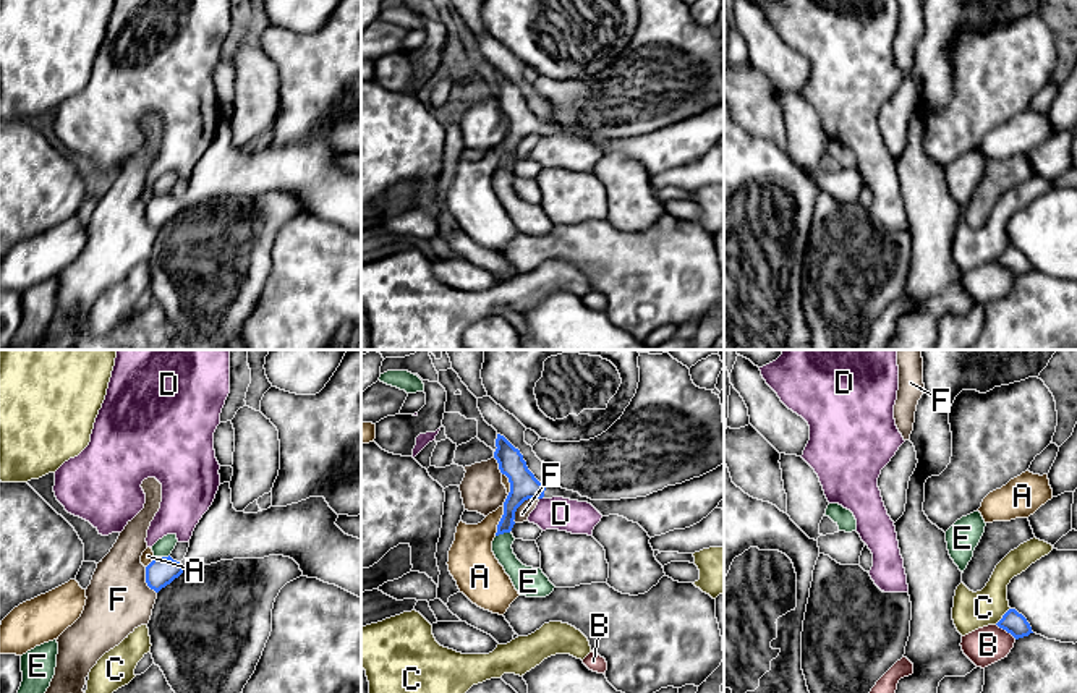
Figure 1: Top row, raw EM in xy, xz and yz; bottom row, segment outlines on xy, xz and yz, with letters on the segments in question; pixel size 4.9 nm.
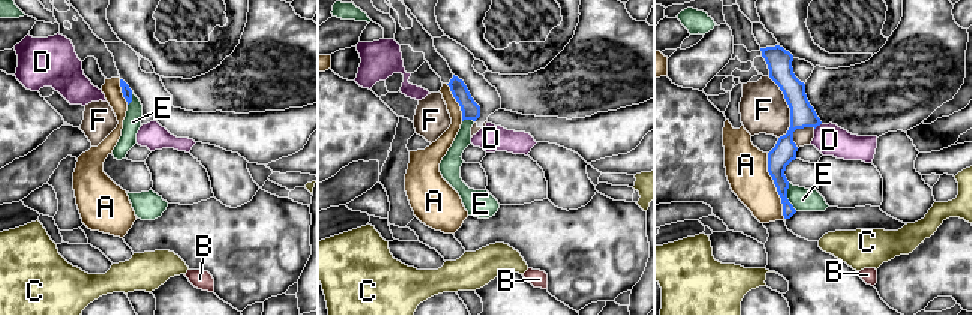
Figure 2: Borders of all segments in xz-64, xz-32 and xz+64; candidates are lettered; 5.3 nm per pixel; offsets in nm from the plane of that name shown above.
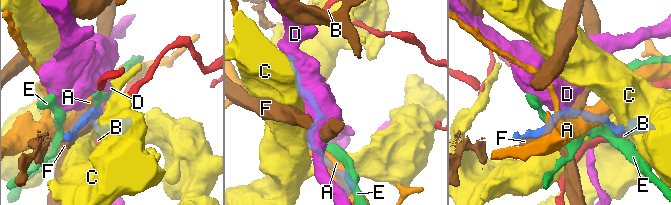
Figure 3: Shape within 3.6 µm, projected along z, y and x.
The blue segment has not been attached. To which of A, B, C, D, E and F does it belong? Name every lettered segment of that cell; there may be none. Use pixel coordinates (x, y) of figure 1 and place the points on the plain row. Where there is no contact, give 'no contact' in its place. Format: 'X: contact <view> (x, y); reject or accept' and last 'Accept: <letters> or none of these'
A: contact xz (501, 157); reject
B: contact yz (1006, 267); reject
C: contact yz (1003, 253); reject
D: contact xz (541, 135); reject
E: contact xy (162, 195); reject
F: contact xz (517, 144); reject
Accept: none of these

